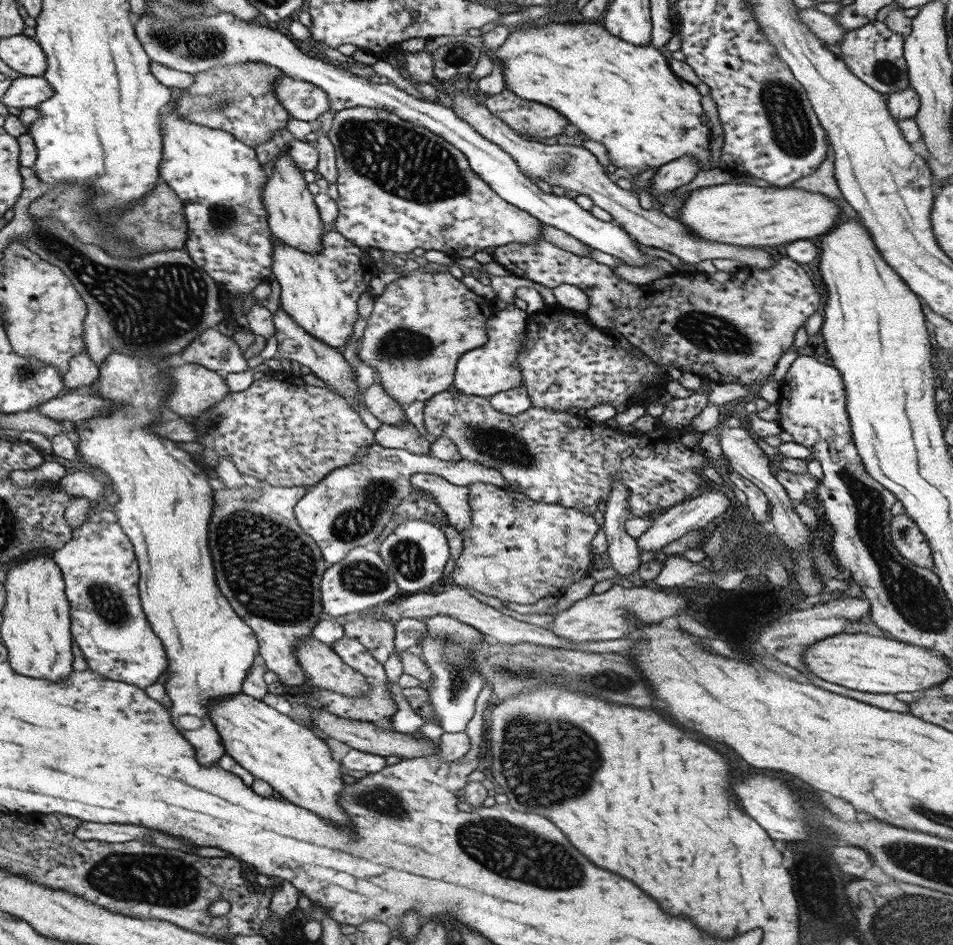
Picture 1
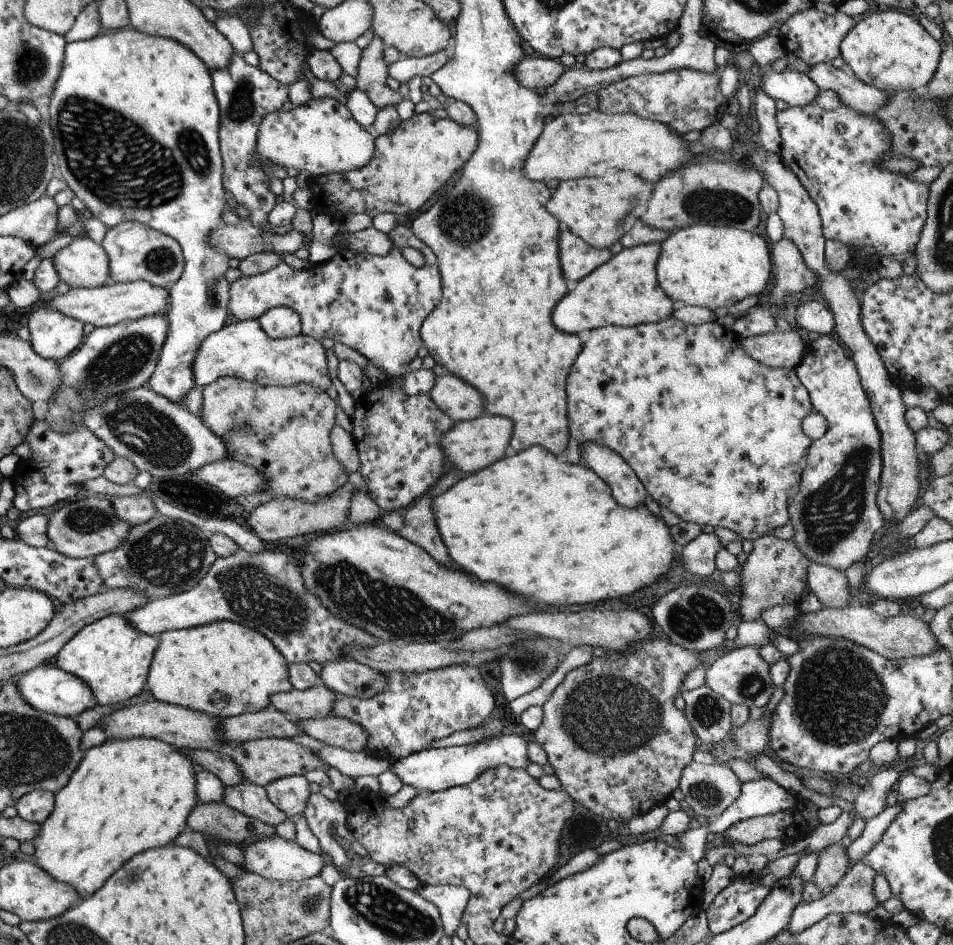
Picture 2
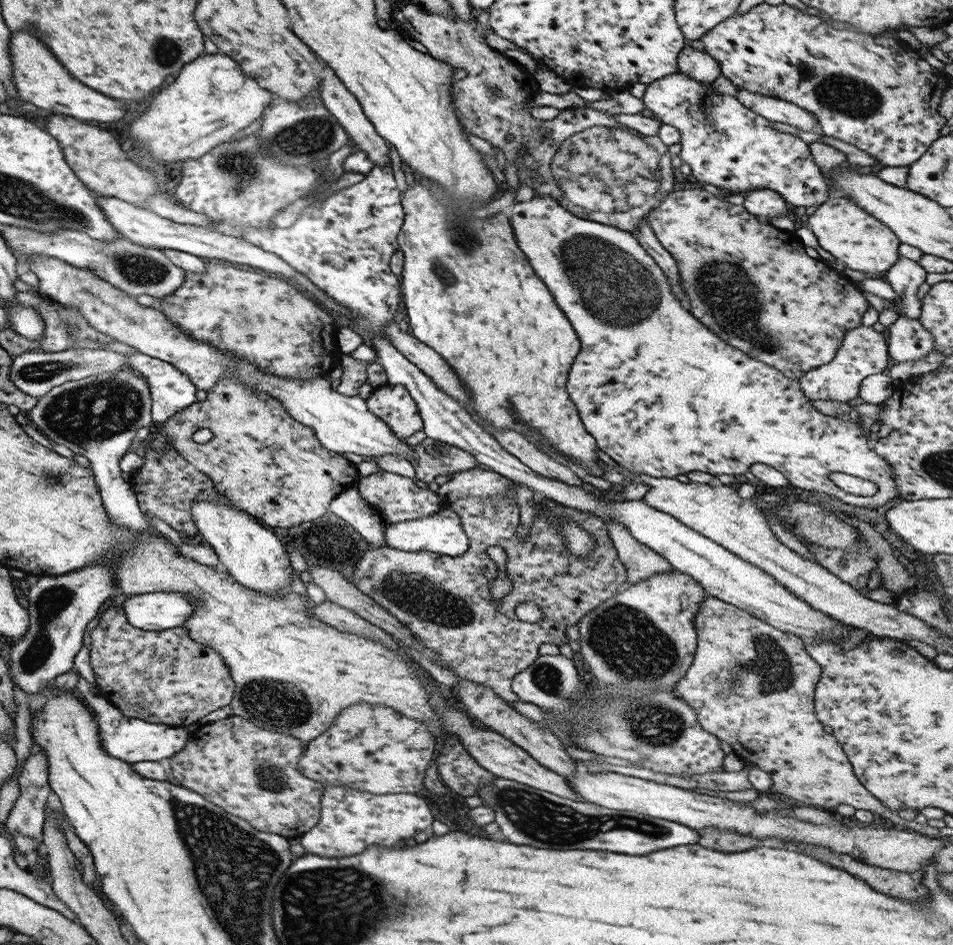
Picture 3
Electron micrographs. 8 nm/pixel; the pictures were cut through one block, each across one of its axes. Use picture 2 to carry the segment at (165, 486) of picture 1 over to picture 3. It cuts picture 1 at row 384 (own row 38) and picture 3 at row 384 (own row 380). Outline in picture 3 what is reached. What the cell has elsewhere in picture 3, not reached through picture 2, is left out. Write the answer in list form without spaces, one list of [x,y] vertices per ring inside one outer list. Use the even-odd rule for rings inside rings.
[[[139,351],[125,354],[127,362],[135,372],[139,372],[146,380],[150,392],[150,415],[153,422],[163,422],[179,412],[191,409],[195,399],[196,388],[182,372],[179,372],[167,361],[141,354]]]

